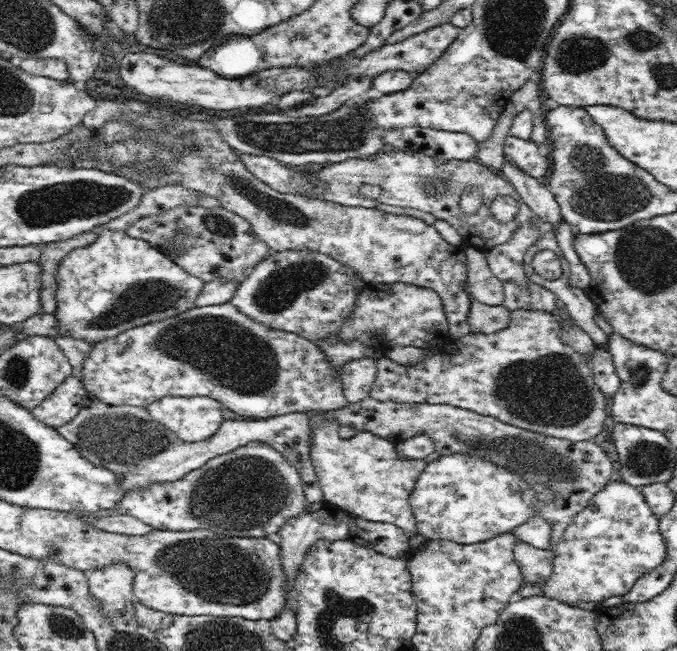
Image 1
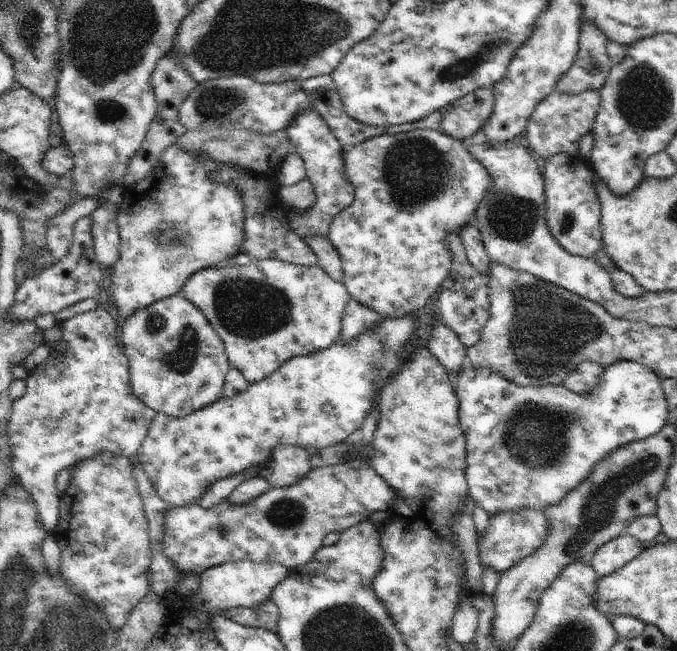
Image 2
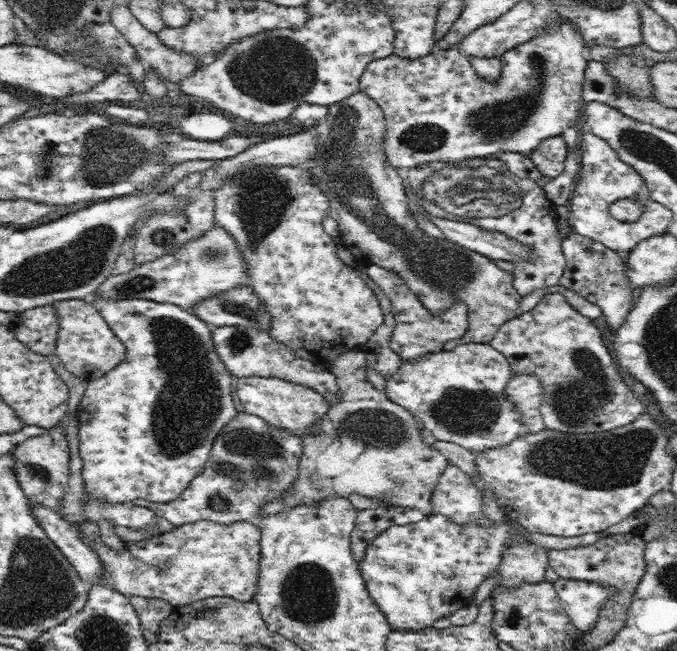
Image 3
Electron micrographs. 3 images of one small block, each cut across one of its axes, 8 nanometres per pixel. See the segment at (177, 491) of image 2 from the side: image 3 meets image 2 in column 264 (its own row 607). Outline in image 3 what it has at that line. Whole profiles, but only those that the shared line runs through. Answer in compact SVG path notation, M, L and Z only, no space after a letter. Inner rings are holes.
M432 514L422 521L394 525L382 531L367 544L359 567L370 597L393 630L422 630L432 627L435 620L448 617L470 604L478 586L500 566L504 549L517 539L511 532L507 522L498 522L490 527L458 525L442 514Z

